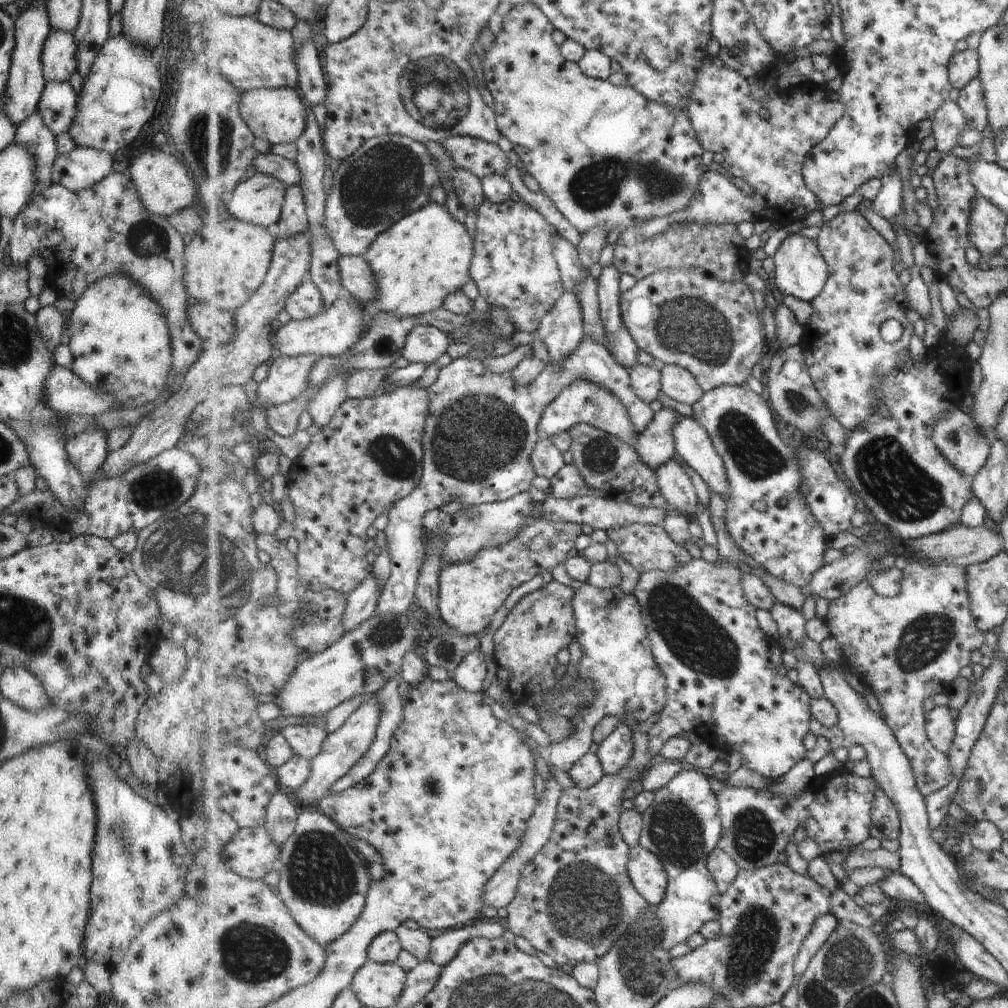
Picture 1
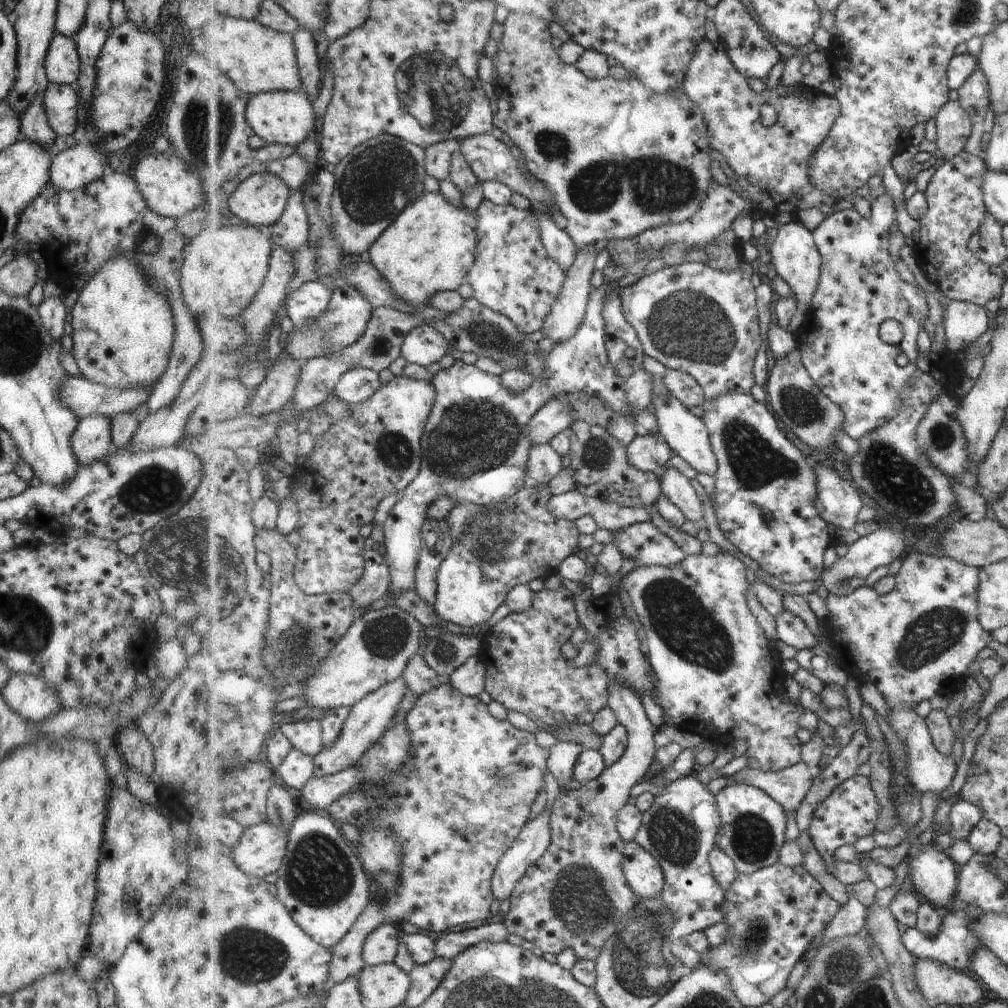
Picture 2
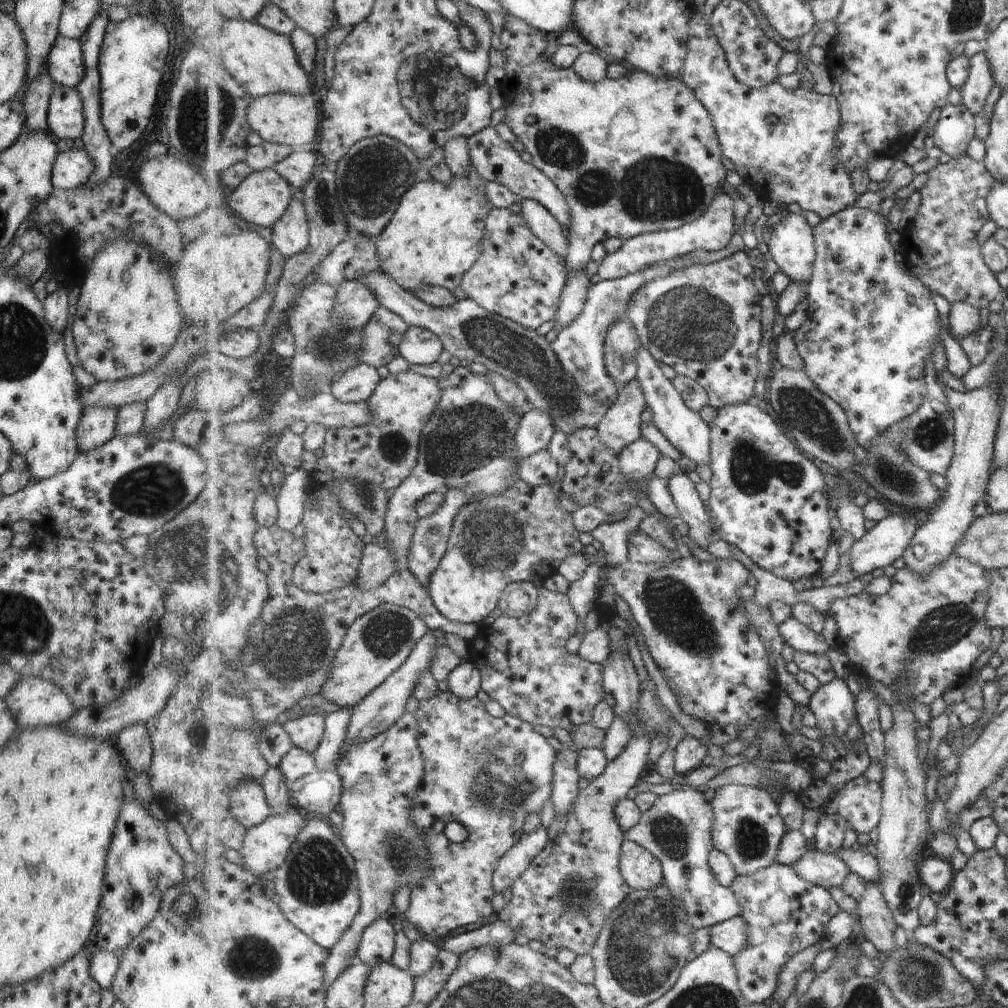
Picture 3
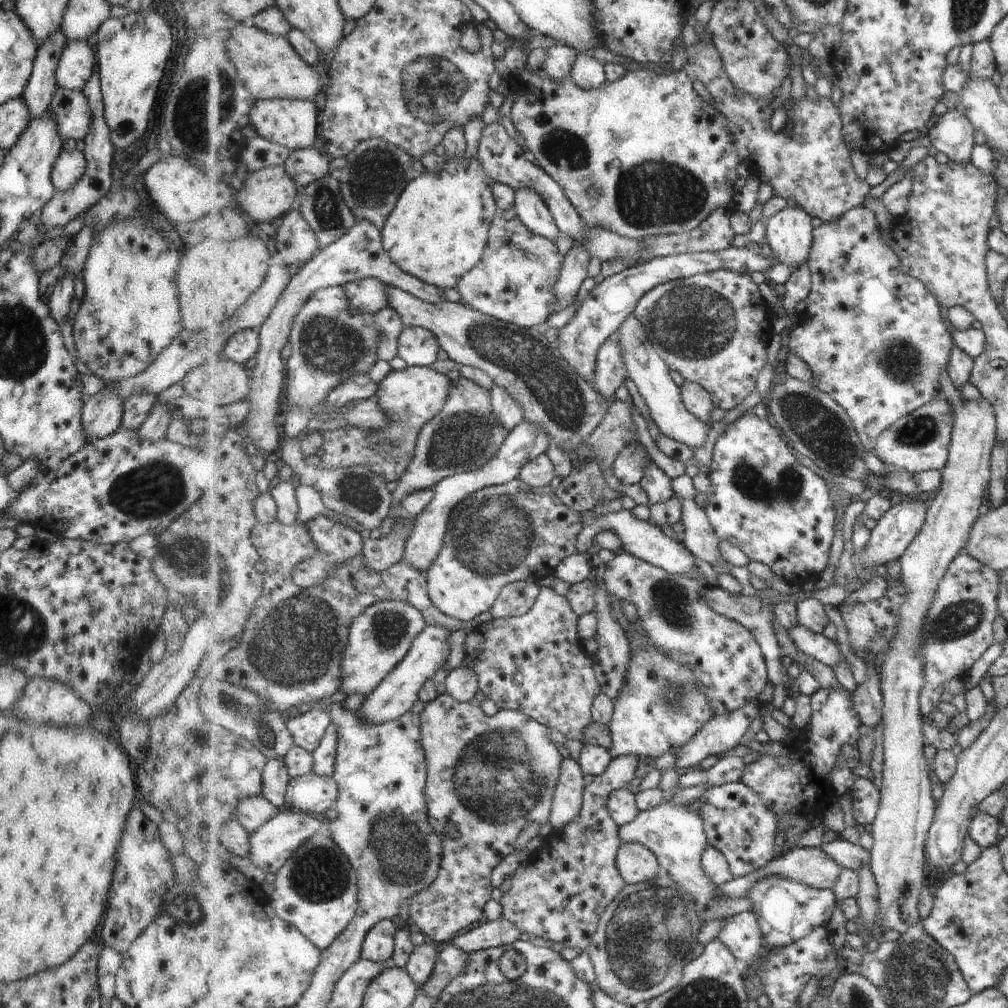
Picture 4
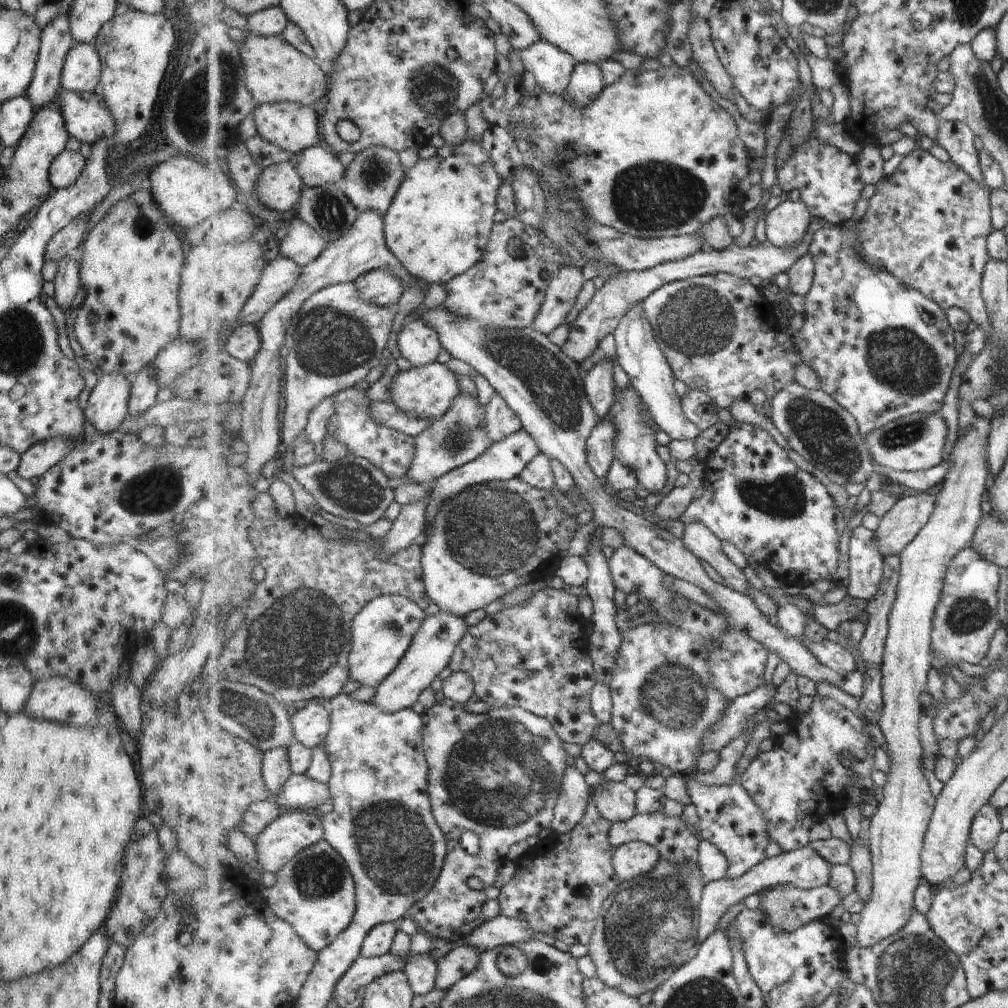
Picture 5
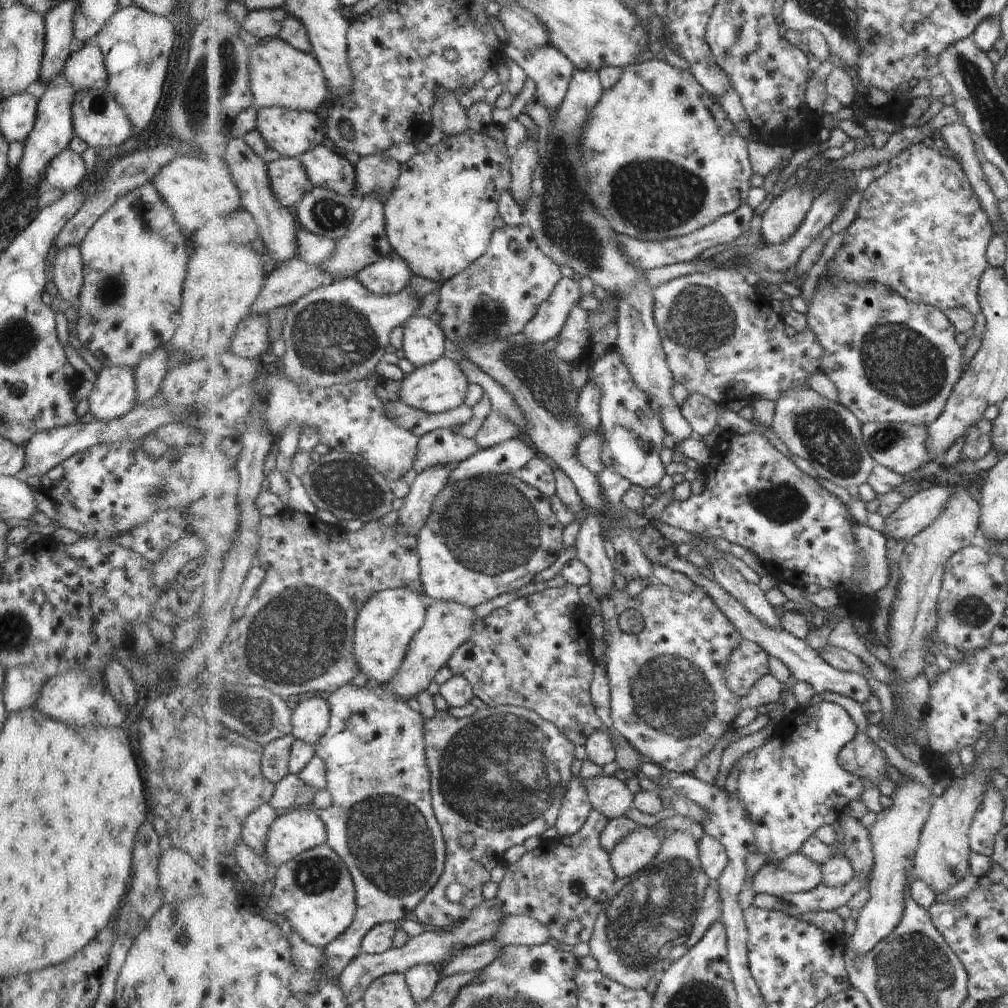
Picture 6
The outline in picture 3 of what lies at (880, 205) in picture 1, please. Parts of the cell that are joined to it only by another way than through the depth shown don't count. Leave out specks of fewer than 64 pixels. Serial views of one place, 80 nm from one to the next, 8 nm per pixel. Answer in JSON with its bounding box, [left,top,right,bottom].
[792,207,941,451]

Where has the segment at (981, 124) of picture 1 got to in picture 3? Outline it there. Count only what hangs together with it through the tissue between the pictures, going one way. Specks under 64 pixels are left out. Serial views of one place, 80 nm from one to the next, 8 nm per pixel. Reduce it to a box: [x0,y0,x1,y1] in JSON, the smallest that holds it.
[962,52,995,117]

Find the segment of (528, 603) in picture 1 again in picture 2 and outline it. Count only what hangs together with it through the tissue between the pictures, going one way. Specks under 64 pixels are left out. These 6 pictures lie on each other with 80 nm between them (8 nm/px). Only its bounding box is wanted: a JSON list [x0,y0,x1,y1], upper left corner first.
[479,587,609,726]

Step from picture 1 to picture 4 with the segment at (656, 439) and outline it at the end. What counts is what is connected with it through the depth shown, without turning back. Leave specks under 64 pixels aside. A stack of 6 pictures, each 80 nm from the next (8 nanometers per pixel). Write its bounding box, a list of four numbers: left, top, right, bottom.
[612,445,649,484]

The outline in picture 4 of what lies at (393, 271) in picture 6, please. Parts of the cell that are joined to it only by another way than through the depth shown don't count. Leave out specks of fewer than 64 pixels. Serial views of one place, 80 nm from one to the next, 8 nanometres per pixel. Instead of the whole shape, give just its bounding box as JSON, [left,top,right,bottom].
[347,278,389,314]

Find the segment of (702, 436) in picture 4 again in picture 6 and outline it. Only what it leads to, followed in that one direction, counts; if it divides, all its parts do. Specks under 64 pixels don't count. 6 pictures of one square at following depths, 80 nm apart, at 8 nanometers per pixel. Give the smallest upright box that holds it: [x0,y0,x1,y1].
[522,70,695,443]

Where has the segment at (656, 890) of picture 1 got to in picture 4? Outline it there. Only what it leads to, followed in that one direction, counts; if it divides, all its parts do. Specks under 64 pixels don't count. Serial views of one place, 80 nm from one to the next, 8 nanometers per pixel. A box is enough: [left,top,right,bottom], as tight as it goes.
[617,842,663,887]

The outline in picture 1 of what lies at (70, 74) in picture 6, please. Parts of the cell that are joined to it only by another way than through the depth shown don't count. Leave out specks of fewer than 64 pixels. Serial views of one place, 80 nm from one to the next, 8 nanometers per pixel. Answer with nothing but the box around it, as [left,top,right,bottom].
[42,29,76,81]

